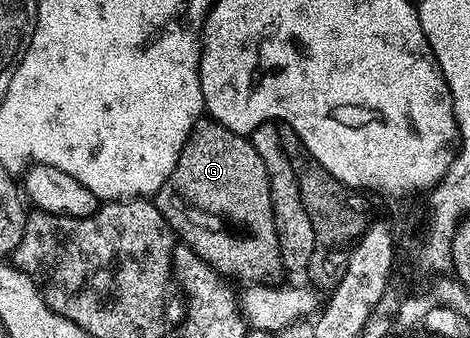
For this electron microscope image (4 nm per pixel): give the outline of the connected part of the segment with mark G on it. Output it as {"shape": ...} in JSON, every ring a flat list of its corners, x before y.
{"shape":[[201,118,186,138,182,154,178,154,174,170,170,170,170,178,166,178,164,185,156,192,154,203,162,218,166,218,172,227,173,233,221,276,233,276,248,284,267,284,275,281,276,275,281,275,280,247,270,202,270,182,266,166,262,166,262,158,258,158,258,150,254,150,248,136,240,136,211,118]]}

